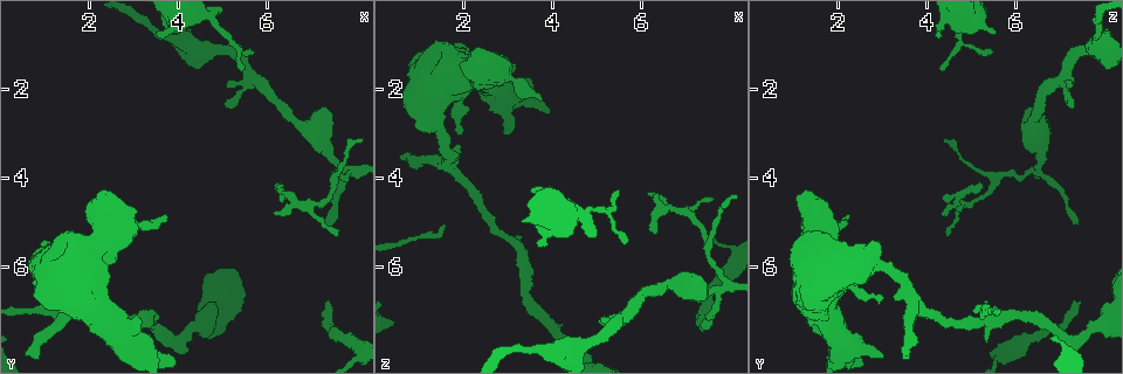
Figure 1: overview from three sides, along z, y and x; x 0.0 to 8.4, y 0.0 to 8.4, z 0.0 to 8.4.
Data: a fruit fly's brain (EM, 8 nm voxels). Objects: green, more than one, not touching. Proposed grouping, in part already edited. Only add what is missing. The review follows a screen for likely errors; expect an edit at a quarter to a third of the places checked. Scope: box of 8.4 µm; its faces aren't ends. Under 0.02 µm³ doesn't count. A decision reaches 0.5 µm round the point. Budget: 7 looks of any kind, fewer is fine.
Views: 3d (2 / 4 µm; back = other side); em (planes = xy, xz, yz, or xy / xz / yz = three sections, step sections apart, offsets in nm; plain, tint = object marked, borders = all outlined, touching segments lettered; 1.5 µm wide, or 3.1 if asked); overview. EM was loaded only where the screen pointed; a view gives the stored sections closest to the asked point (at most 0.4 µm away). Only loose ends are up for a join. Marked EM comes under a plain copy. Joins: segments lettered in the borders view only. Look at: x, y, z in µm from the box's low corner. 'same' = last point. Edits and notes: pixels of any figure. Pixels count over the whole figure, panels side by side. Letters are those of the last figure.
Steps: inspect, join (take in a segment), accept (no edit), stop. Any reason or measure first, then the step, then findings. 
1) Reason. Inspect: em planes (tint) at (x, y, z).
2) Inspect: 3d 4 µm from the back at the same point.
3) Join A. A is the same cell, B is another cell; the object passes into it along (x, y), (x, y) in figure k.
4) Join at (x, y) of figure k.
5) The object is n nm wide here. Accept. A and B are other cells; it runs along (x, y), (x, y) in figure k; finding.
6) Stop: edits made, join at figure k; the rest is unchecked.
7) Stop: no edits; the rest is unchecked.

Branch stops here. Inspect: em planes (borders) at (7.45, 5.05, 7.40).

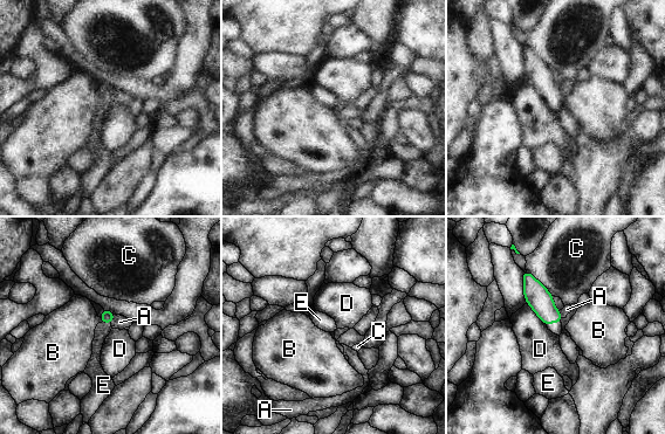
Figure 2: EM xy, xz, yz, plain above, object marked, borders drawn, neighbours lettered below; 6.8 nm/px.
The longest contact is with C, 260 nm. Join E. E is the same cell, A, B, C and D are other cells; the object passes into it along (537, 297), (553, 322), (555, 328) in figure 2; it goes on there.

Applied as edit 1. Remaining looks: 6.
Redraw. Inspect: overview.

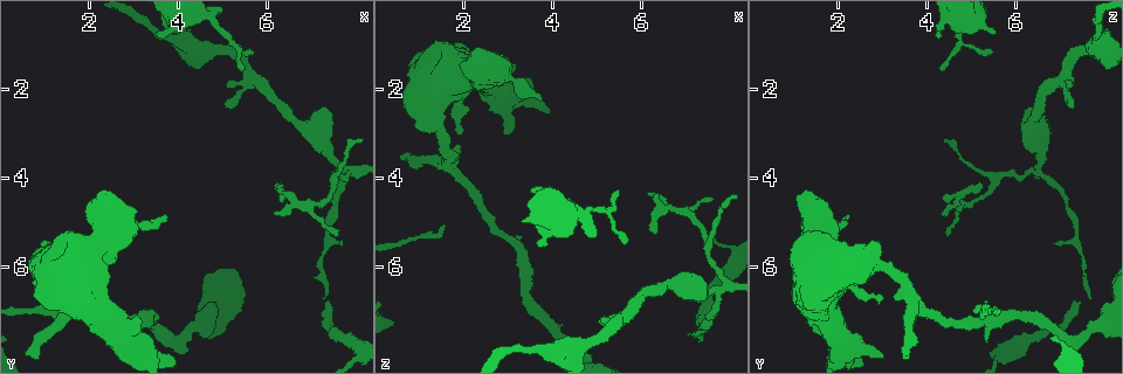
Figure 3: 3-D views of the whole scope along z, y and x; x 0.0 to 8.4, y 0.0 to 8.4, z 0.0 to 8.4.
An open end. Inspect: 3d 2 µm at (3.55, 0.75, 4.30).

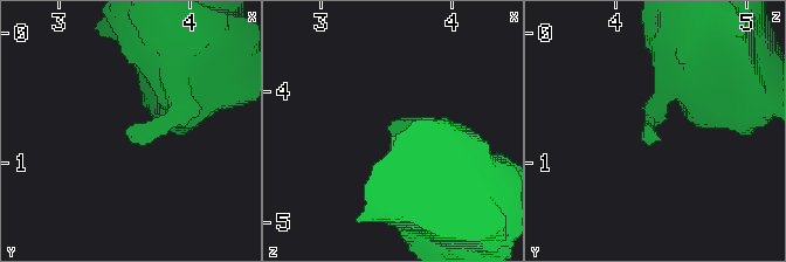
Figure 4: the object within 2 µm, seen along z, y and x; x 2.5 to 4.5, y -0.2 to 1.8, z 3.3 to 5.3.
Shape alone is not enough. Inspect: em planes (borders) at (3.60, 0.78, 4.34).

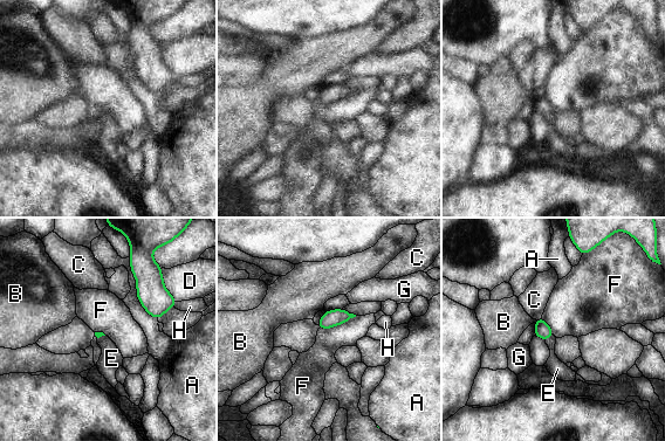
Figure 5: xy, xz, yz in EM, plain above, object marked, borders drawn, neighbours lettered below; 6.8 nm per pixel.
Join E. E is the same cell, A, B, C, D, F, G and H are other cells; the object passes into it along (542, 330), (549, 337), (557, 369) in figure 5; the neuron continues.

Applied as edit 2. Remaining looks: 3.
Stop: edits made, join at figure 2, join at figure 5; the rest is unchecked.

